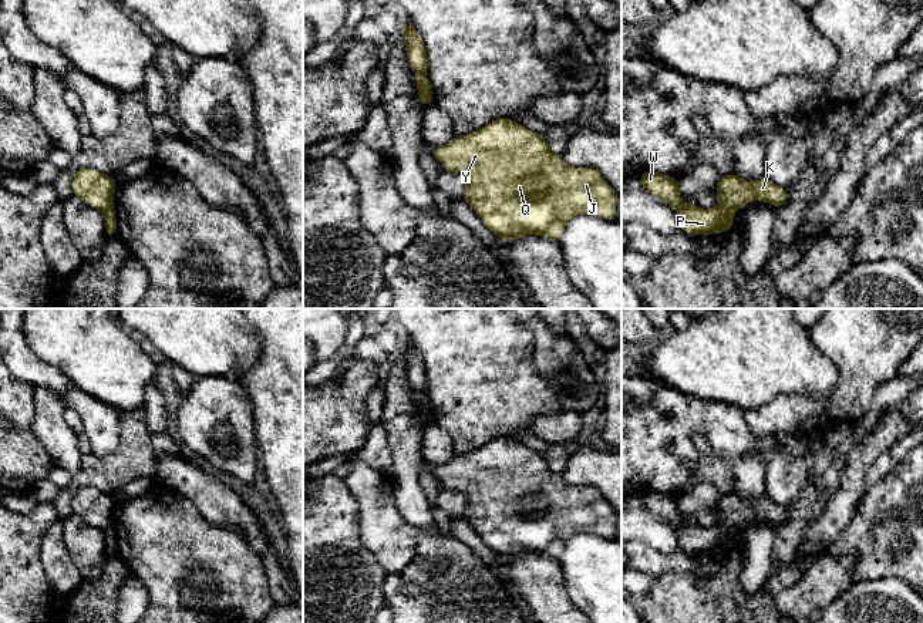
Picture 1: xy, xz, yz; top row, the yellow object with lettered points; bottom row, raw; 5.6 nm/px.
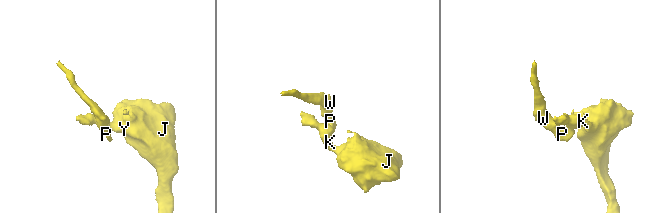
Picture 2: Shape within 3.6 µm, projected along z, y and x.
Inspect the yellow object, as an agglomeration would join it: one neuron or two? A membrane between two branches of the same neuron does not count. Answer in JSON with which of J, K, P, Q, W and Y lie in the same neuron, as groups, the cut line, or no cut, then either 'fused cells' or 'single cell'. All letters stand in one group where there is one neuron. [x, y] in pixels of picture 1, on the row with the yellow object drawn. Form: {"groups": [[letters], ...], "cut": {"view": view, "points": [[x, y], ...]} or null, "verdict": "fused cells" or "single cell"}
{"groups": [["J", "K", "Q", "Y"], ["P", "W"]], "cut": {"view": "yz", "points": [[718, 204], [734, 211]]}, "verdict": "fused cells"}

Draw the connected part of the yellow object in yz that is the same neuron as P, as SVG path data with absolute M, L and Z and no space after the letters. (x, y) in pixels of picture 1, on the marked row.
M651 171L641 172L639 176L644 191L651 192L677 211L683 232L700 236L728 232L732 228L734 211L720 205L711 209L701 209L694 203L685 205L678 189L678 178Z

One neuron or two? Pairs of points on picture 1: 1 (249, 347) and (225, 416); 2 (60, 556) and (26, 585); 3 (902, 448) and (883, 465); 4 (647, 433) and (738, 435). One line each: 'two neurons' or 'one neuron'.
1: one neuron
2: two neurons
3: one neuron
4: one neuron

